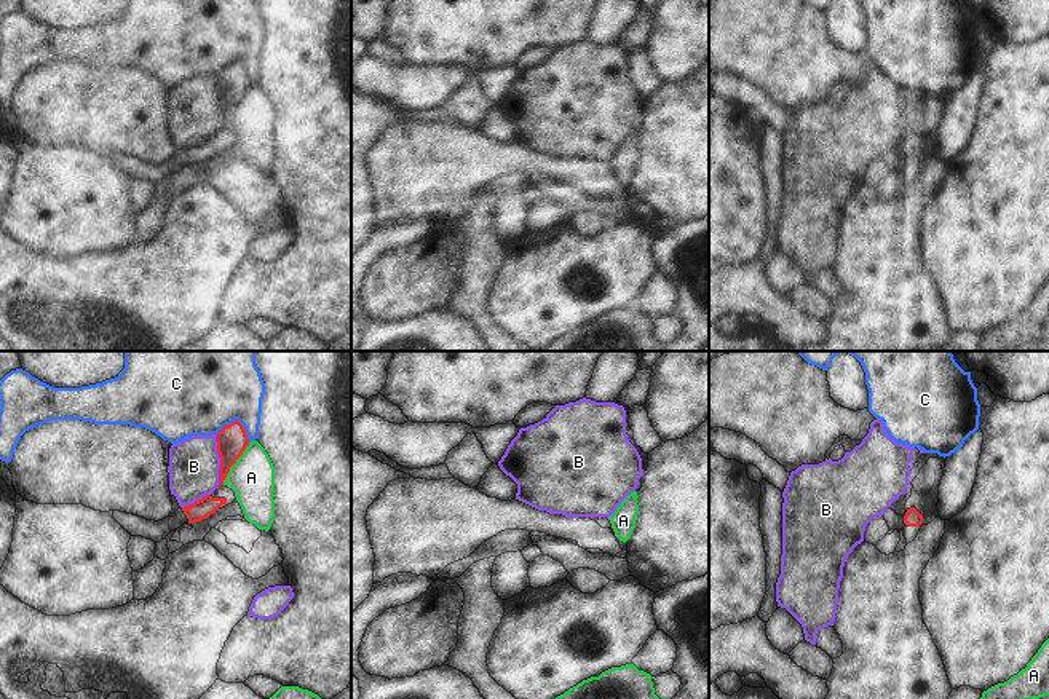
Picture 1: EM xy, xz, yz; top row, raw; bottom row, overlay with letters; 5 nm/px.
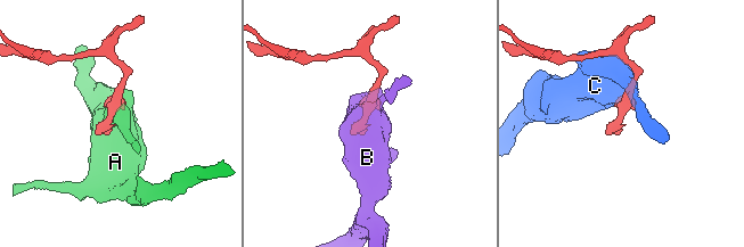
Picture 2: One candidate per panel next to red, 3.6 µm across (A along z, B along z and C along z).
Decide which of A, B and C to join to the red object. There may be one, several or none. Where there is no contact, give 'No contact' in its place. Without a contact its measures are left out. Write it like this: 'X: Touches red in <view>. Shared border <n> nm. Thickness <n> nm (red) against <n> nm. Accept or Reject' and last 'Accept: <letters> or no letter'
A: Touches red in xy. Shared border 260 nm. Thickness 160 nm (red) against 220 nm. Reject
B: Touches red in xy. Shared border 280 nm. Thickness 160 nm (red) against 260 nm. Reject
C: Touches red in xy. Shared border 180 nm. Thickness 160 nm (red) against 400 nm. Reject
Accept: no letter.

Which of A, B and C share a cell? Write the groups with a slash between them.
A / B / C

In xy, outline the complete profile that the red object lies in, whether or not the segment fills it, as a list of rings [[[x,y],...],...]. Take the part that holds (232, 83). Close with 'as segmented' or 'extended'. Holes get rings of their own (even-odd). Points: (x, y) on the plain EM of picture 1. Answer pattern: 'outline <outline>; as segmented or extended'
outline [[[235,62],[230,67],[224,69],[216,77],[217,85],[217,96],[220,101],[220,110],[219,110],[219,128],[224,128],[224,123],[227,116],[230,115],[230,110],[236,105],[236,102],[243,97],[246,89],[249,88],[249,81],[246,78],[246,73],[243,67]]]; as segmented

